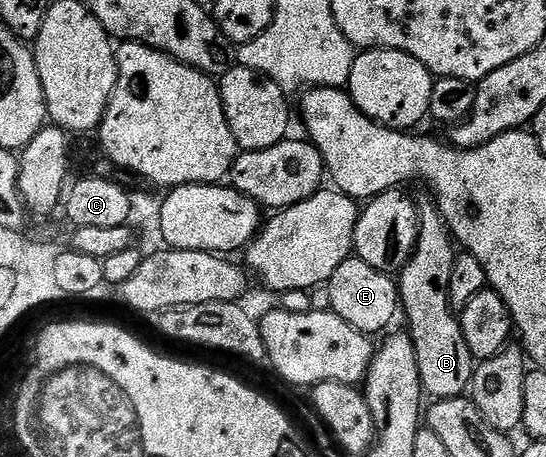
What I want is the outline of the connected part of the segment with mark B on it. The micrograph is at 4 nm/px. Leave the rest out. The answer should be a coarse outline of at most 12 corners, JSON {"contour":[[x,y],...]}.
{"contour":[[420,205],[397,281],[421,384],[466,395],[477,365],[447,295],[456,243]]}

